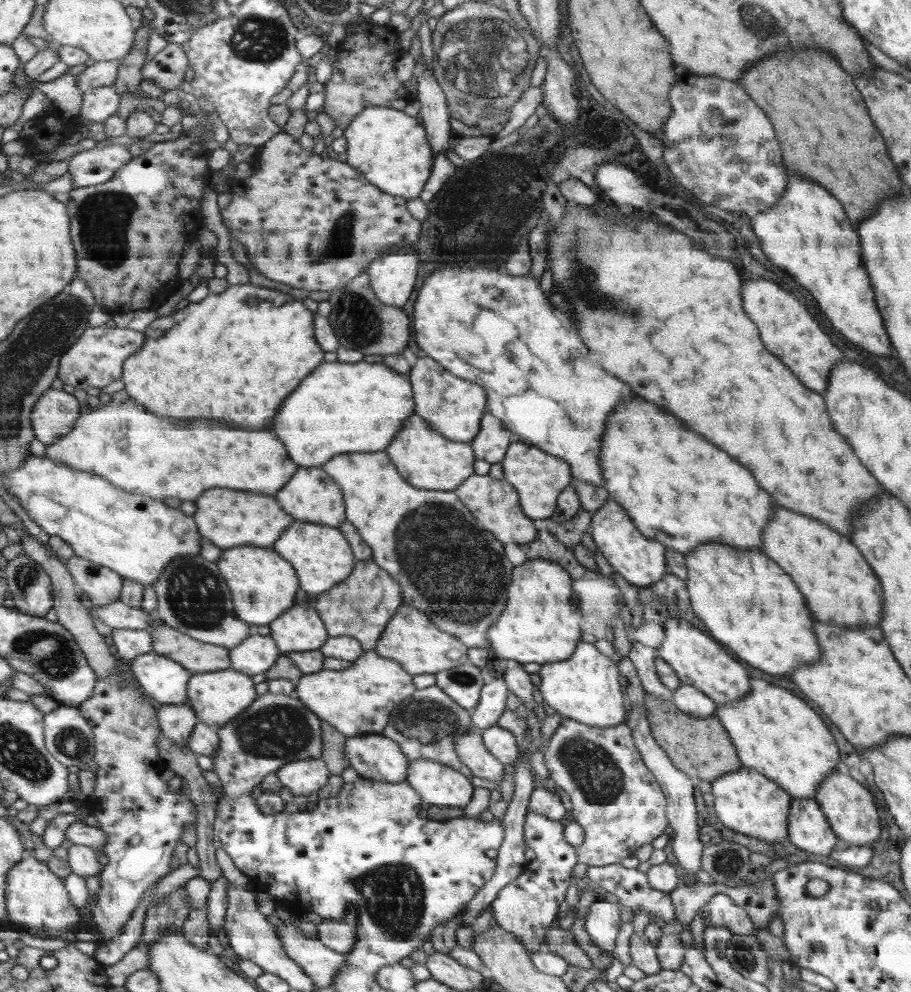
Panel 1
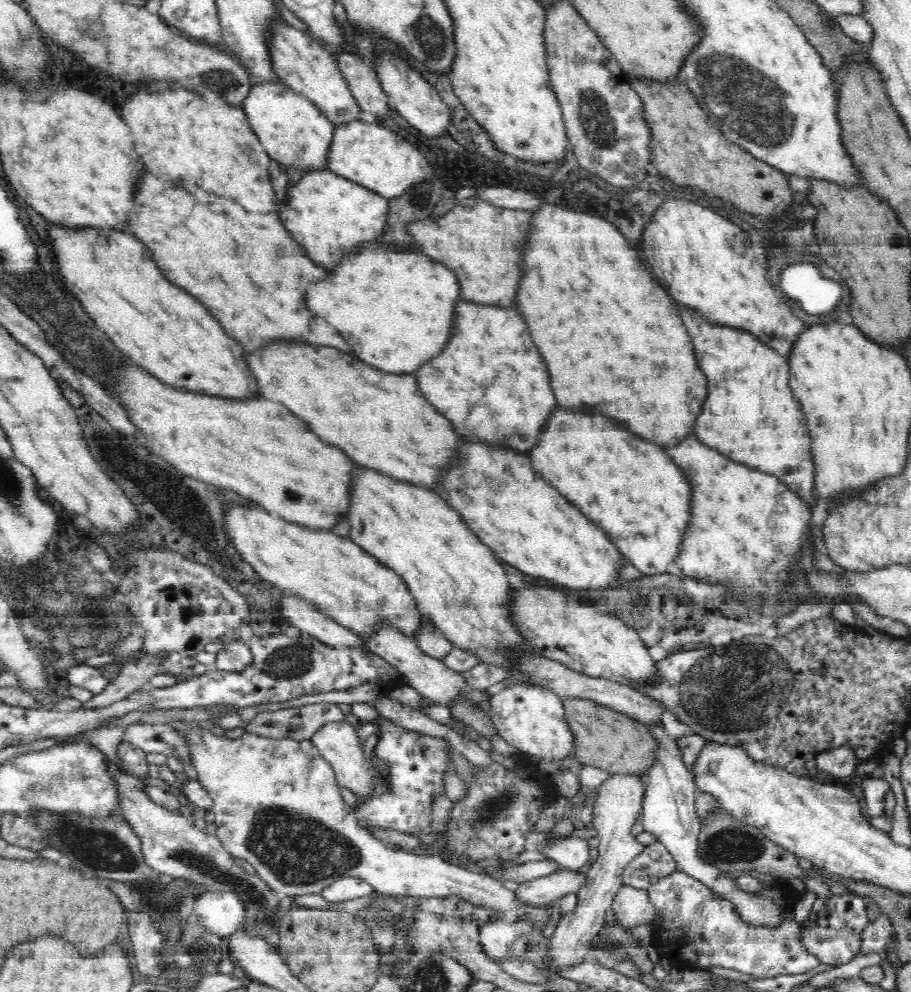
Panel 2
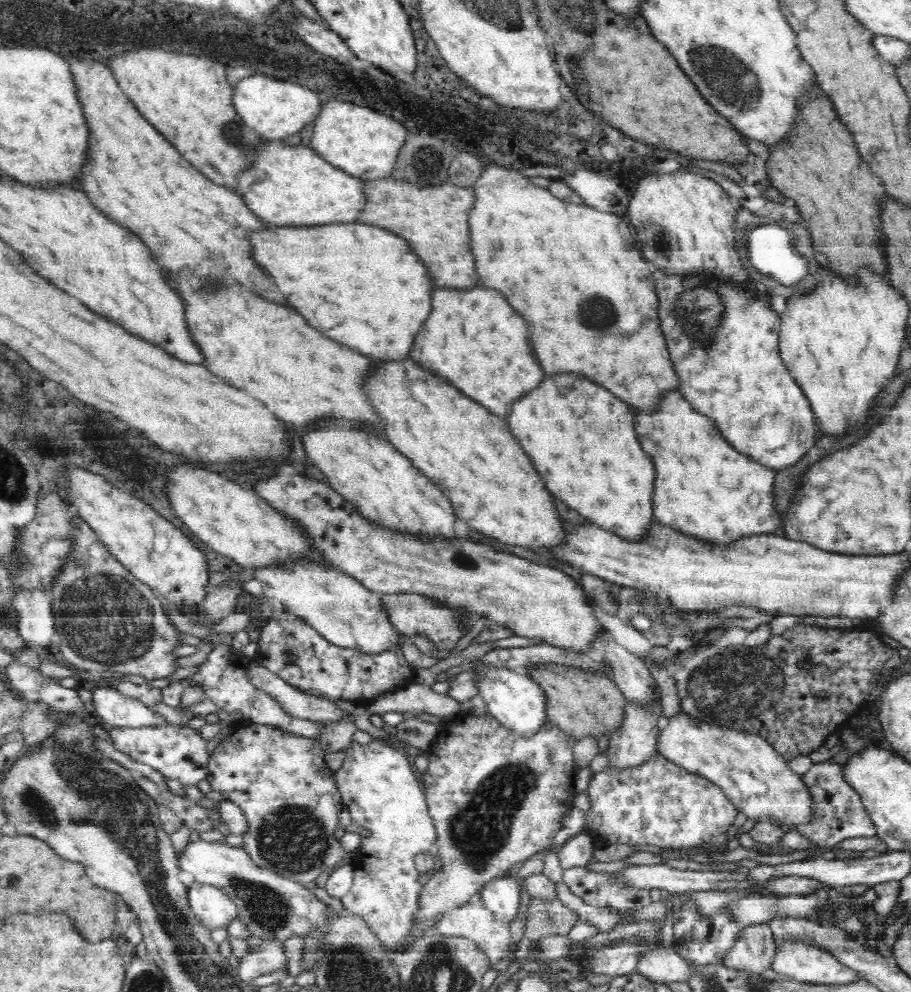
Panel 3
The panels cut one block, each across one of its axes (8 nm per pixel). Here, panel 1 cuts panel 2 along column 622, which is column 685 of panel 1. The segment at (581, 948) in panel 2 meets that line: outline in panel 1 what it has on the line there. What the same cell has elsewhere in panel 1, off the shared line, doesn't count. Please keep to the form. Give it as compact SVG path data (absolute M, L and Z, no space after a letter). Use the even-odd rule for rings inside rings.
M624 657L618 663L618 669L619 674L624 676L627 680L626 692L628 700L630 700L631 710L630 715L627 716L626 723L630 727L631 737L636 742L636 749L641 755L642 762L644 762L648 771L654 776L658 785L662 786L664 796L667 797L667 819L668 822L670 822L670 827L676 833L674 839L672 839L672 854L676 856L678 860L677 863L687 874L687 878L685 878L684 881L679 881L679 885L691 886L697 884L698 878L696 872L701 868L701 856L703 847L706 846L706 844L702 843L698 838L700 833L698 831L697 810L693 796L694 788L696 787L695 780L690 779L686 773L672 765L664 749L656 744L656 739L651 731L651 722L647 717L645 692L635 665L632 664L632 661L628 657Z

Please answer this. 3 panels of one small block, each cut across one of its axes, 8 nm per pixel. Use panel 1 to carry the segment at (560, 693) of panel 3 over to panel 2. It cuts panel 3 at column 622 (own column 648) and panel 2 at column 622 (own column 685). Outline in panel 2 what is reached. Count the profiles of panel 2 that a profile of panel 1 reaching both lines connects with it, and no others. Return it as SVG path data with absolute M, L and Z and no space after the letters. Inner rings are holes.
M567 697L563 700L567 726L574 737L573 758L582 765L601 768L612 773L634 773L647 775L654 764L656 741L648 726L617 709L611 709L597 701L582 697Z

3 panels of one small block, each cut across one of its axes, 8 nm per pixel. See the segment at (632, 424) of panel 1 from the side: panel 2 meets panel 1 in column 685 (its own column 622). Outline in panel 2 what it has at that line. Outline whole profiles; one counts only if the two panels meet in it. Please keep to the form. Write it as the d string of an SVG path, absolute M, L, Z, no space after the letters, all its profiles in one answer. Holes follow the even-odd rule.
M554 408L538 444L530 450L530 460L534 470L540 472L562 496L570 498L570 502L582 510L586 518L600 526L612 538L616 549L640 572L644 575L666 573L666 566L679 554L686 520L690 520L690 484L686 484L678 466L670 462L658 444L644 442L632 432L618 428L612 418Z

